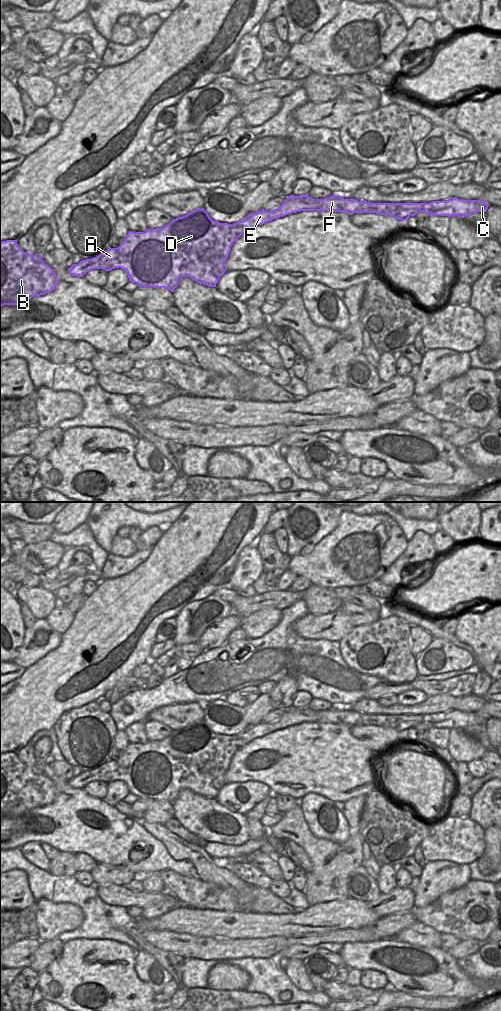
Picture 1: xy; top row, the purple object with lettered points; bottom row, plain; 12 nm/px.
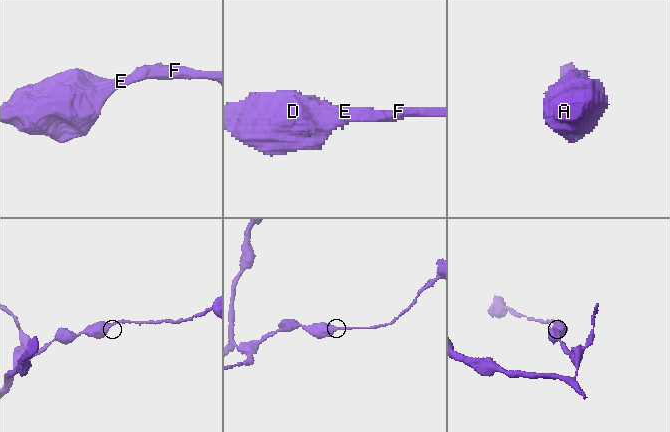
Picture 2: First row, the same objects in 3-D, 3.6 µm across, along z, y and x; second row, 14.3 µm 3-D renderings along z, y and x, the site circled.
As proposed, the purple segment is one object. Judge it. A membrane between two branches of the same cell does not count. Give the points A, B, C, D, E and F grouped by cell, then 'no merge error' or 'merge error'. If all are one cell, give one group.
groups A B C D E F; no merge error

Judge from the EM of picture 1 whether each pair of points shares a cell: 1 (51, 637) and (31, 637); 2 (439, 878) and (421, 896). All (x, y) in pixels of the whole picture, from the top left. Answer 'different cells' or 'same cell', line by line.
1: same cell
2: same cell

